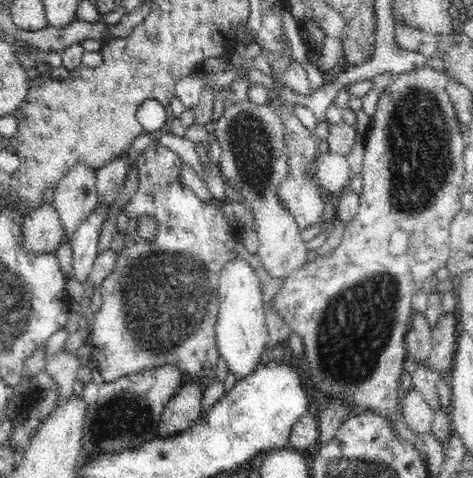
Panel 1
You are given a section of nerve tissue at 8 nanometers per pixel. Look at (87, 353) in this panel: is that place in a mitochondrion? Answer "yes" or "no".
no

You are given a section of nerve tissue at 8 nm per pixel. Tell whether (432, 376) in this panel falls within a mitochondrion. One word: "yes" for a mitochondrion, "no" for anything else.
no

